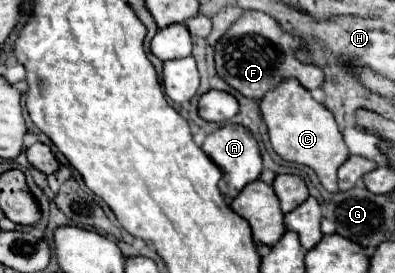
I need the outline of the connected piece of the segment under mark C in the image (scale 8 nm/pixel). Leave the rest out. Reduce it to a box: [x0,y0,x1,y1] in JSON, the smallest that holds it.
[260,80,350,192]

